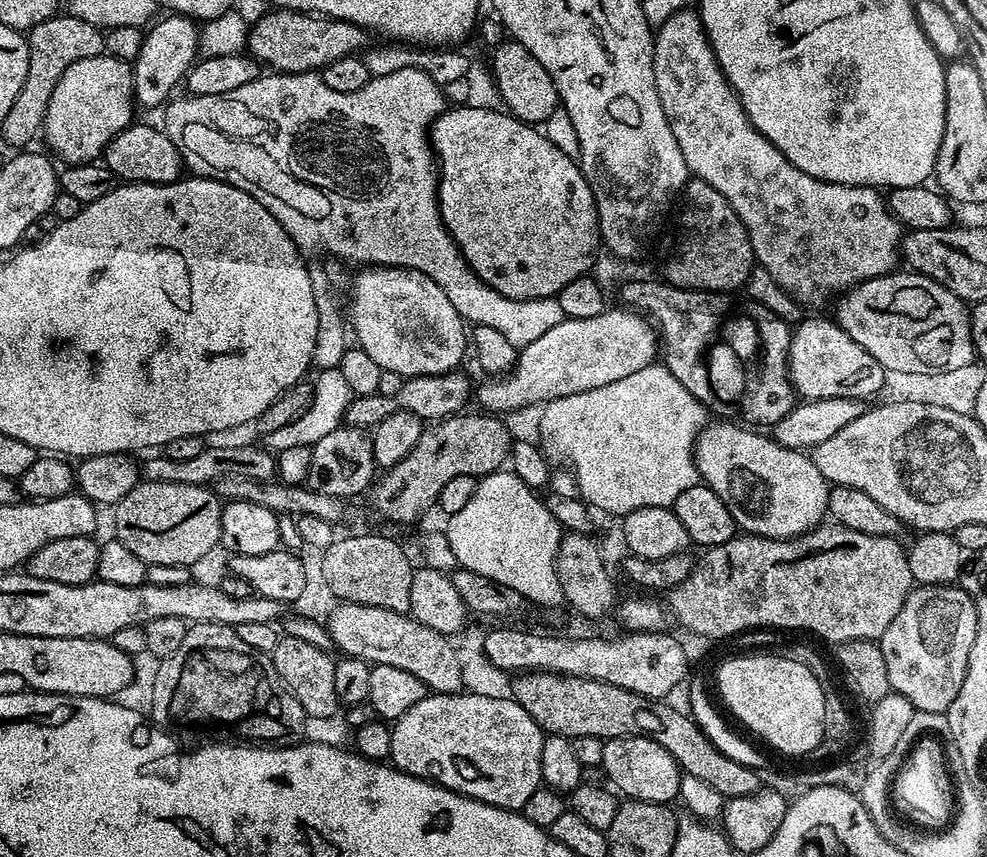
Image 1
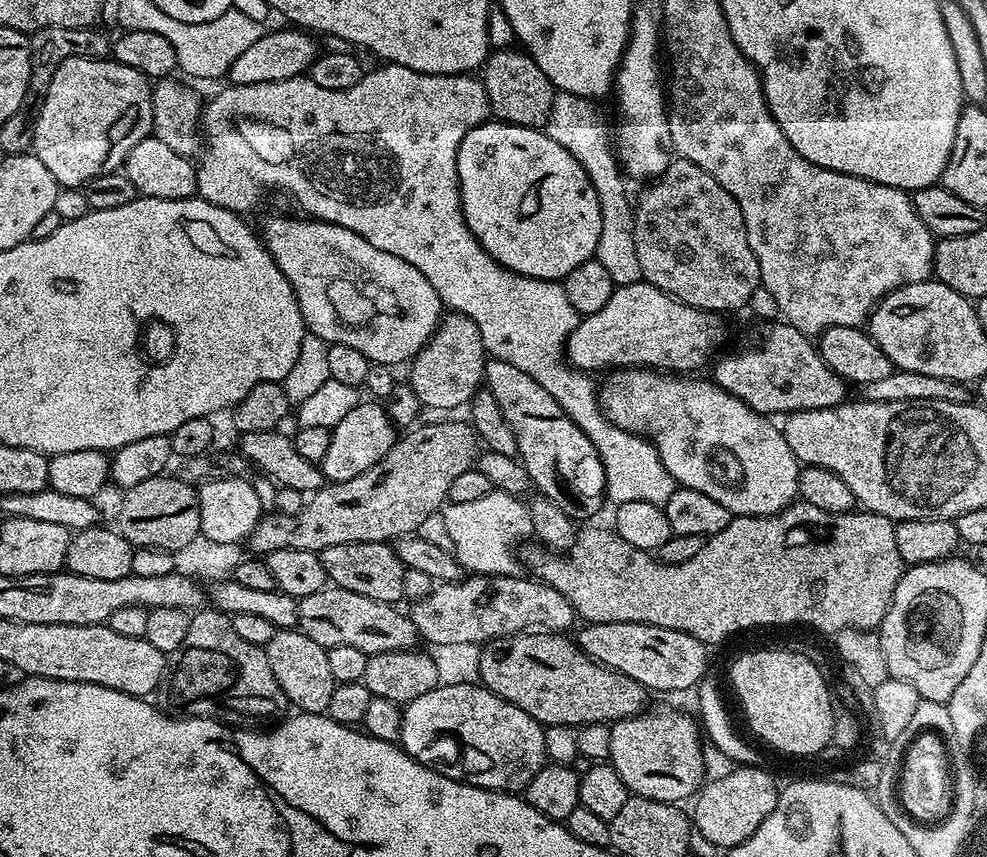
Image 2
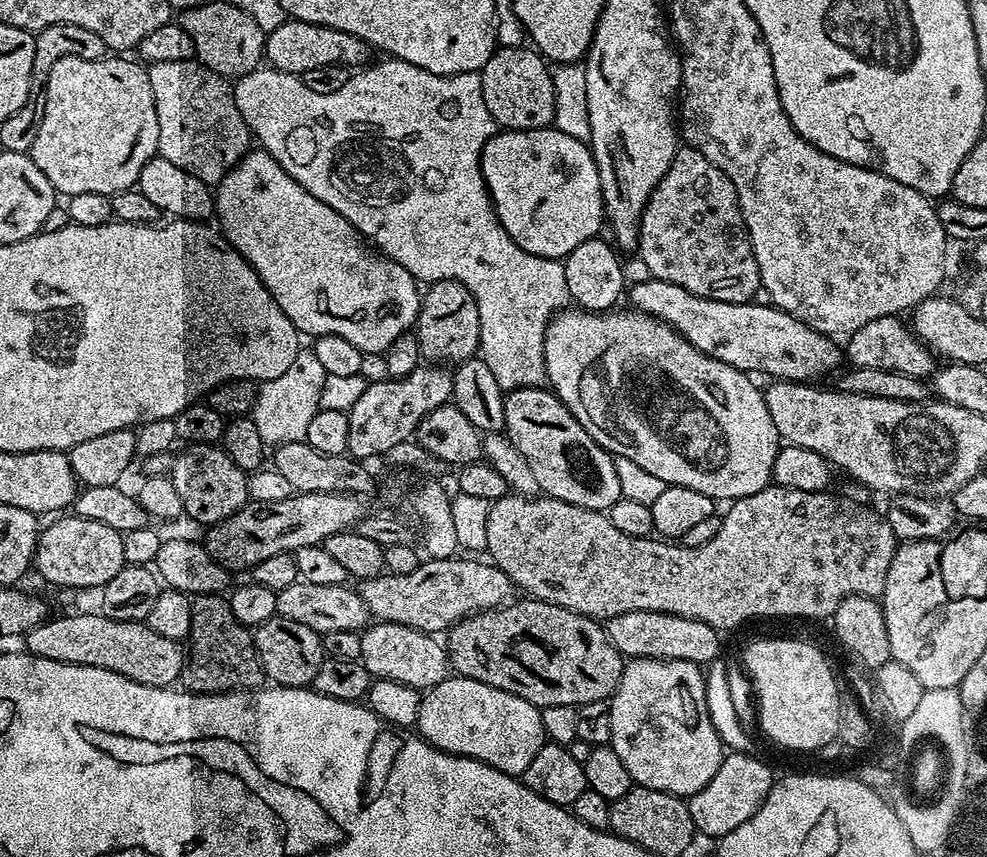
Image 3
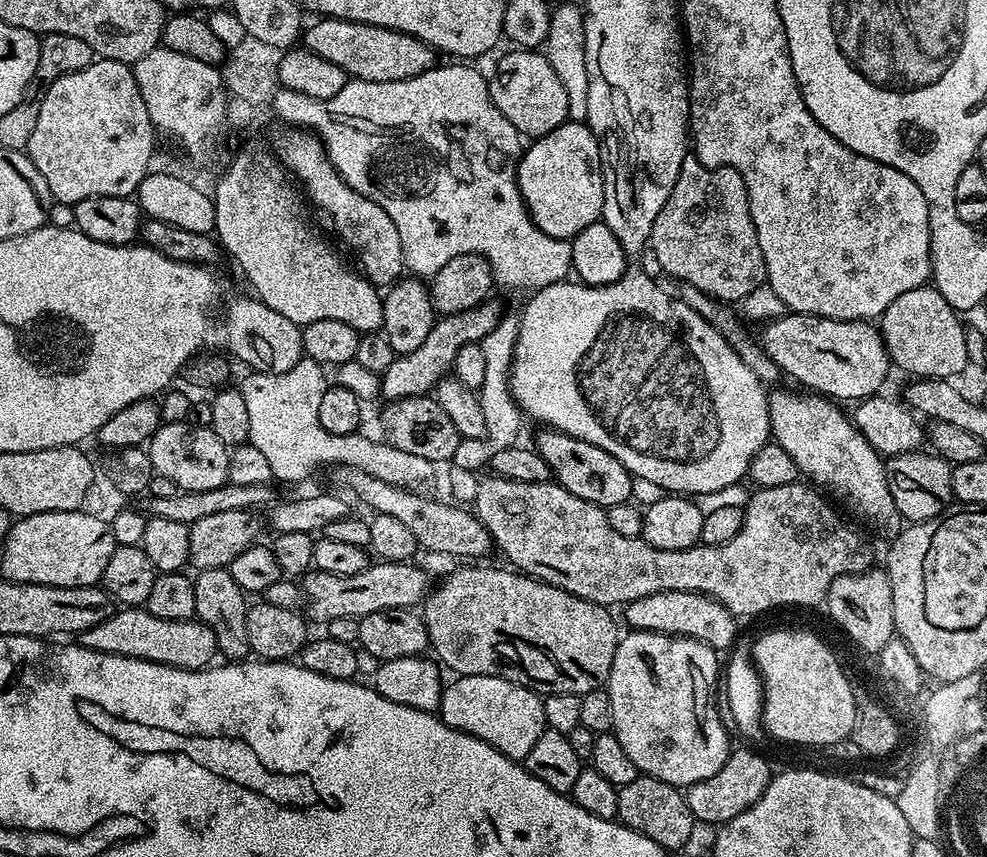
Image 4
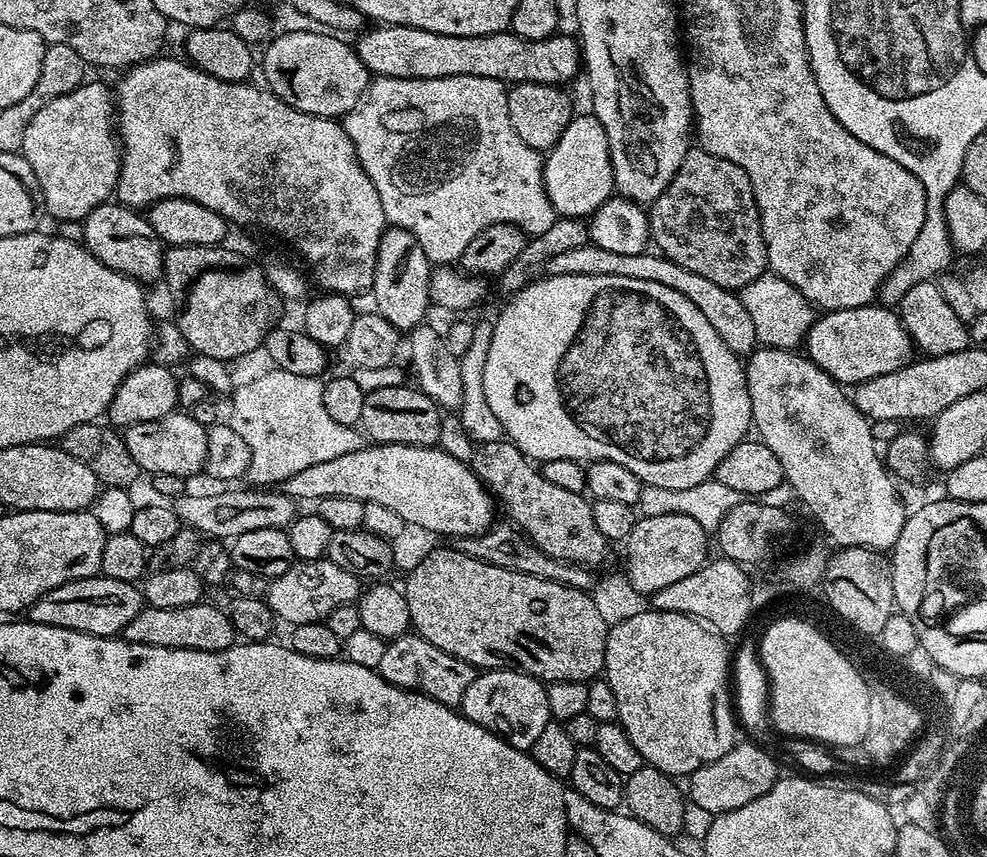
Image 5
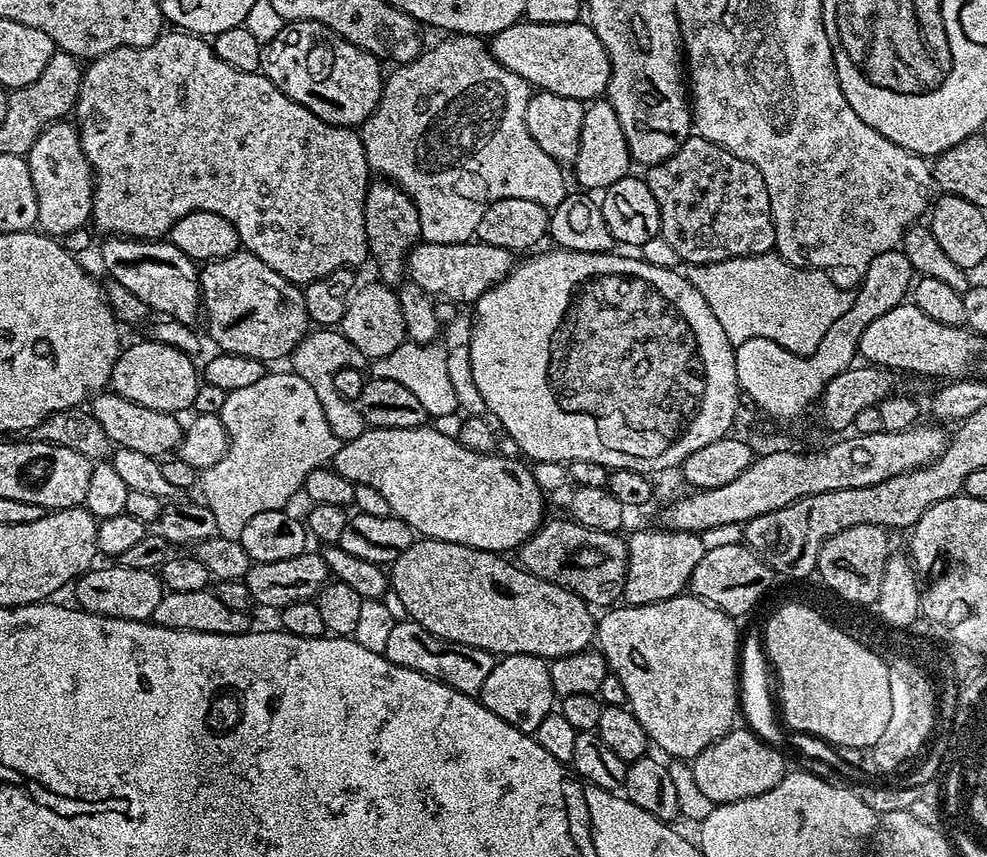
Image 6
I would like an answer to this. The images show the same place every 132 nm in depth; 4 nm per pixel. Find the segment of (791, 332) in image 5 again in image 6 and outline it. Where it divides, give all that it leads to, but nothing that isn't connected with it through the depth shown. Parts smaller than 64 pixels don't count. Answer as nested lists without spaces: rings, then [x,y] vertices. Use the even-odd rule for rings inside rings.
[[[779,254],[735,256],[713,264],[689,264],[686,279],[702,298],[706,298],[706,306],[714,314],[716,327],[726,330],[726,338],[734,346],[746,342],[746,338],[770,338],[770,342],[778,342],[778,346],[794,354],[809,356],[818,350],[818,342],[822,342],[826,330],[830,330],[832,323],[842,318],[852,305],[853,293],[849,289],[838,287],[824,272],[796,268]]]

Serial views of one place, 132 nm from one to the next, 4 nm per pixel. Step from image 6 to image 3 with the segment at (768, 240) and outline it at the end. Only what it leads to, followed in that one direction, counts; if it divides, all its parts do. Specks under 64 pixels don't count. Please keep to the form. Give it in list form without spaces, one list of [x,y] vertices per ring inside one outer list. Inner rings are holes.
[[[677,147],[670,170],[648,199],[638,228],[638,259],[646,262],[653,280],[674,282],[690,294],[735,304],[749,303],[761,287],[734,182],[696,148]]]

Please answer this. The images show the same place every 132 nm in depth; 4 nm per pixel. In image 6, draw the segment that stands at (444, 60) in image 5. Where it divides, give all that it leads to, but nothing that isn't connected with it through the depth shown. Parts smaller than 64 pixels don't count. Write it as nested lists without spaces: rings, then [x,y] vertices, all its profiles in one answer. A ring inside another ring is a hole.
[[[580,20],[561,24],[521,22],[491,37],[490,51],[533,89],[562,94],[562,98],[574,98],[581,102],[599,100],[608,91],[612,67],[606,46],[602,46],[602,38],[598,38],[591,23]]]

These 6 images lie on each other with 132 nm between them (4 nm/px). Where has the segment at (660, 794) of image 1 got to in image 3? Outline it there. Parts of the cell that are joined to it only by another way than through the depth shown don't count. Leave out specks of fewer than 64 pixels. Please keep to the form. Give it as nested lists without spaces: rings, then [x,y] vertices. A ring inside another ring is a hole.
[[[629,659],[622,670],[622,678],[616,687],[616,693],[610,698],[610,734],[612,735],[610,747],[614,750],[614,754],[618,754],[618,758],[622,758],[622,766],[626,766],[626,770],[630,770],[633,785],[650,790],[662,790],[681,798],[693,796],[698,790],[702,790],[702,786],[706,786],[706,782],[710,782],[710,778],[714,778],[718,766],[724,761],[726,755],[725,744],[720,740],[707,710],[705,673],[702,671],[701,665],[685,660]]]

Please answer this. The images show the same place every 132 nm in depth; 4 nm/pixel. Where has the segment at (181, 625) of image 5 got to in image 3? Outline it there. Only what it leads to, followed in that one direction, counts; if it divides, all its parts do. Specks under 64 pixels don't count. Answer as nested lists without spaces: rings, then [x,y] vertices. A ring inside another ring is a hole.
[[[84,612],[81,616],[60,616],[57,620],[49,618],[27,632],[27,640],[27,651],[34,656],[114,670],[114,674],[122,674],[146,686],[167,688],[175,685],[186,667],[186,648],[181,641],[150,630],[147,622],[118,622],[103,614],[96,613],[95,616],[92,612]]]

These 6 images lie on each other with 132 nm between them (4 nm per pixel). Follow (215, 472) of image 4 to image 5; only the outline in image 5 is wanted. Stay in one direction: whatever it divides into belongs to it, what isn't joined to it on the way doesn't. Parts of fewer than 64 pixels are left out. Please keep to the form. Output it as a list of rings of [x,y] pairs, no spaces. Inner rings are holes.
[[[177,410],[154,422],[131,424],[122,432],[134,462],[138,462],[144,474],[174,474],[191,478],[203,469],[206,462],[206,438],[208,428],[199,424],[187,411]]]

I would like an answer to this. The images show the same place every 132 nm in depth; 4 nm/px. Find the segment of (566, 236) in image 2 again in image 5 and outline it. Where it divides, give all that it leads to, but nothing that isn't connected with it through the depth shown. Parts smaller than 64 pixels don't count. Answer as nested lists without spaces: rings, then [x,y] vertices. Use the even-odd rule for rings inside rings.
[[[594,114],[587,115],[573,115],[562,138],[544,156],[544,189],[560,216],[591,217],[614,192],[608,135]]]

